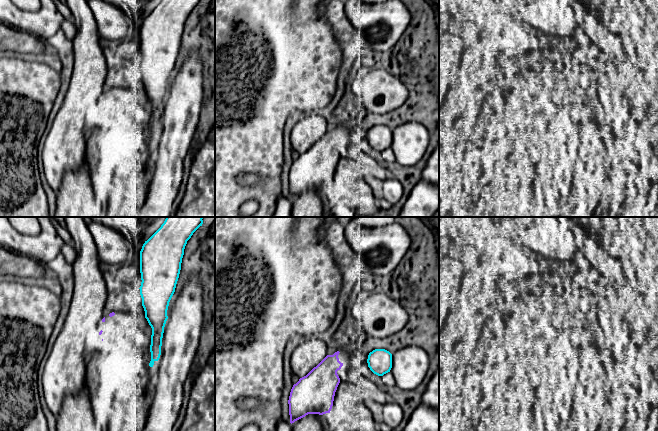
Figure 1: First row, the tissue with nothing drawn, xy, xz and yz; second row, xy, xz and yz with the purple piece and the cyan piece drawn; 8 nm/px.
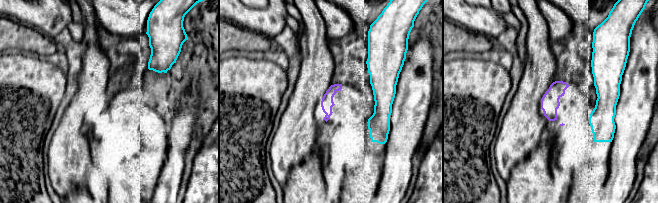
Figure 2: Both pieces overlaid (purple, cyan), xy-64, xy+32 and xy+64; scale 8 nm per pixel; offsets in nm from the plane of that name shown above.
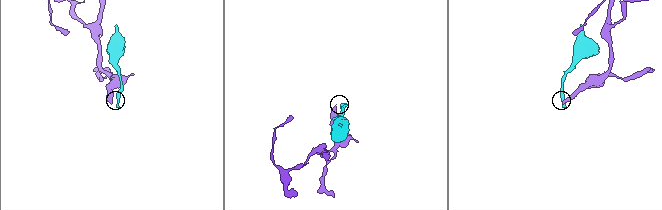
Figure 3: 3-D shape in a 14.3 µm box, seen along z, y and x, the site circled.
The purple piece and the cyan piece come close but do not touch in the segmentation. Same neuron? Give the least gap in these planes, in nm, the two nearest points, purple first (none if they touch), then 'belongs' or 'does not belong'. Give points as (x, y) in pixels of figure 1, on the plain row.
200 nm | xz (342, 139), (367, 138) | does not belong

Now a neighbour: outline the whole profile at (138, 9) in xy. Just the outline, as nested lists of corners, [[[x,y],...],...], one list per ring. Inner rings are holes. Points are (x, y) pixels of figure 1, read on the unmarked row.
[[[102,0],[110,3],[123,12],[128,13],[134,20],[143,20],[161,3],[162,0]]]

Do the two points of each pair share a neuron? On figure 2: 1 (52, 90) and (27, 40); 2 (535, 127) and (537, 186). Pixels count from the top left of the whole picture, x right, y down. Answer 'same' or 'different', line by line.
1: different
2: different

